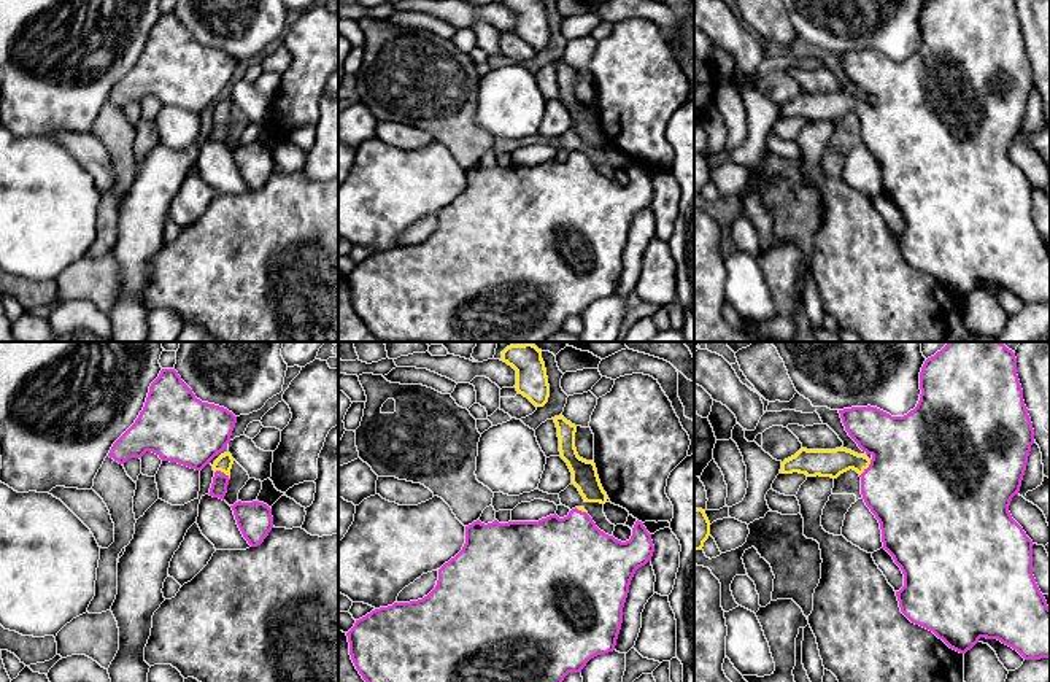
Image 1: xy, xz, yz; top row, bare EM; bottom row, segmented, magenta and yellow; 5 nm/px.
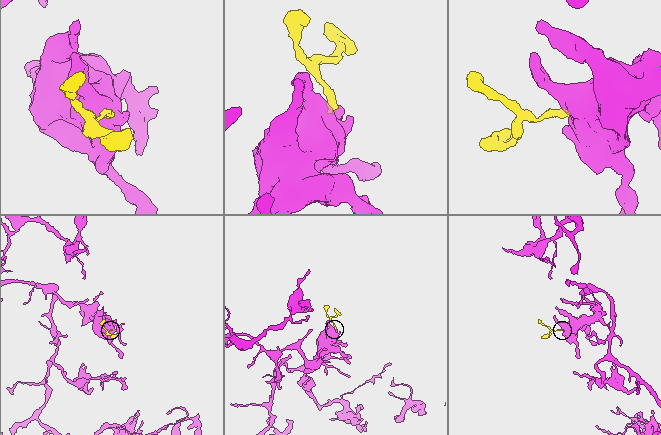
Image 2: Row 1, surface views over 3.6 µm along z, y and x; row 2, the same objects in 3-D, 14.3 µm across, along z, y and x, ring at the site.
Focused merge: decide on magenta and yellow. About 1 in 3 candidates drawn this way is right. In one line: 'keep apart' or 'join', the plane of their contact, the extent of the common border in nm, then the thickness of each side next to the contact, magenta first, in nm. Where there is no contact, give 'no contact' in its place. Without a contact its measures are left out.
join; meets magenta in yz; contact 110 nm long; 500 nm thick on the magenta side, 140 nm on the other

